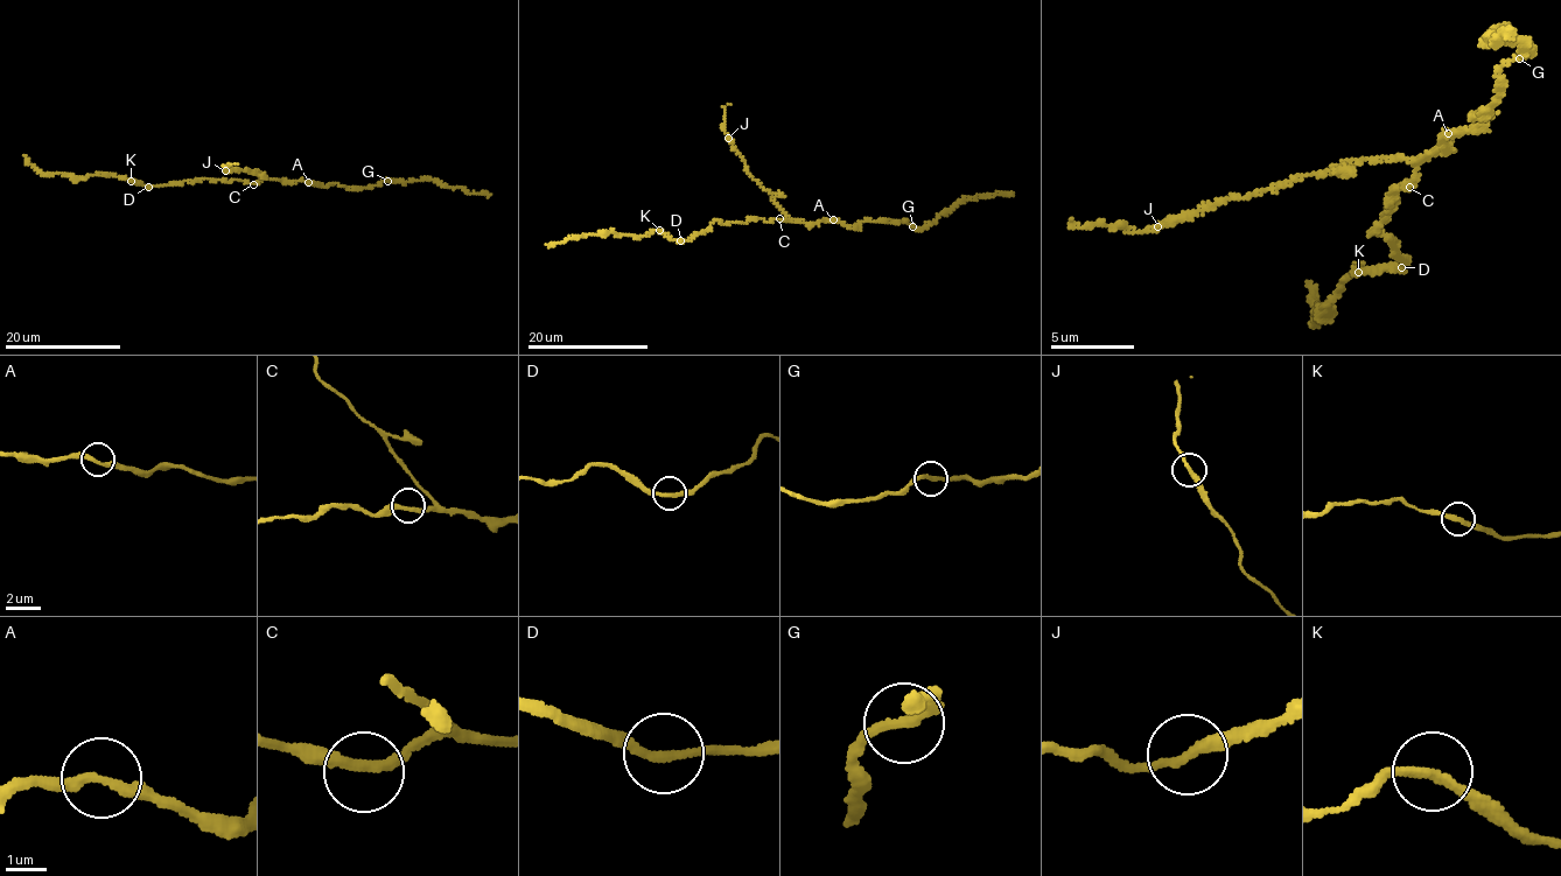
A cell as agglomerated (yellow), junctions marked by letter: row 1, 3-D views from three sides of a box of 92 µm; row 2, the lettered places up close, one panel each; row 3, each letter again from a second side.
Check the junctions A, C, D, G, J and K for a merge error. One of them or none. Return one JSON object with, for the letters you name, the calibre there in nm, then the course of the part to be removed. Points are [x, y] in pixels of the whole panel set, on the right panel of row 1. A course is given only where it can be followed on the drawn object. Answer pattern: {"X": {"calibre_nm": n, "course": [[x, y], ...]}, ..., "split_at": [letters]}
{"split_at": []}

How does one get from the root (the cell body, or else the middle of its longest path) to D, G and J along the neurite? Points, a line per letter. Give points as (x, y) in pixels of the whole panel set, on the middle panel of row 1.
D: (778, 221), (714, 221), (707, 230), (680, 240)
G: (778, 221), (819, 223), (832, 219), (855, 225), (872, 221), (907, 221), (912, 226)
J: (778, 221), (785, 221), (789, 216), (750, 176), (728, 138)

